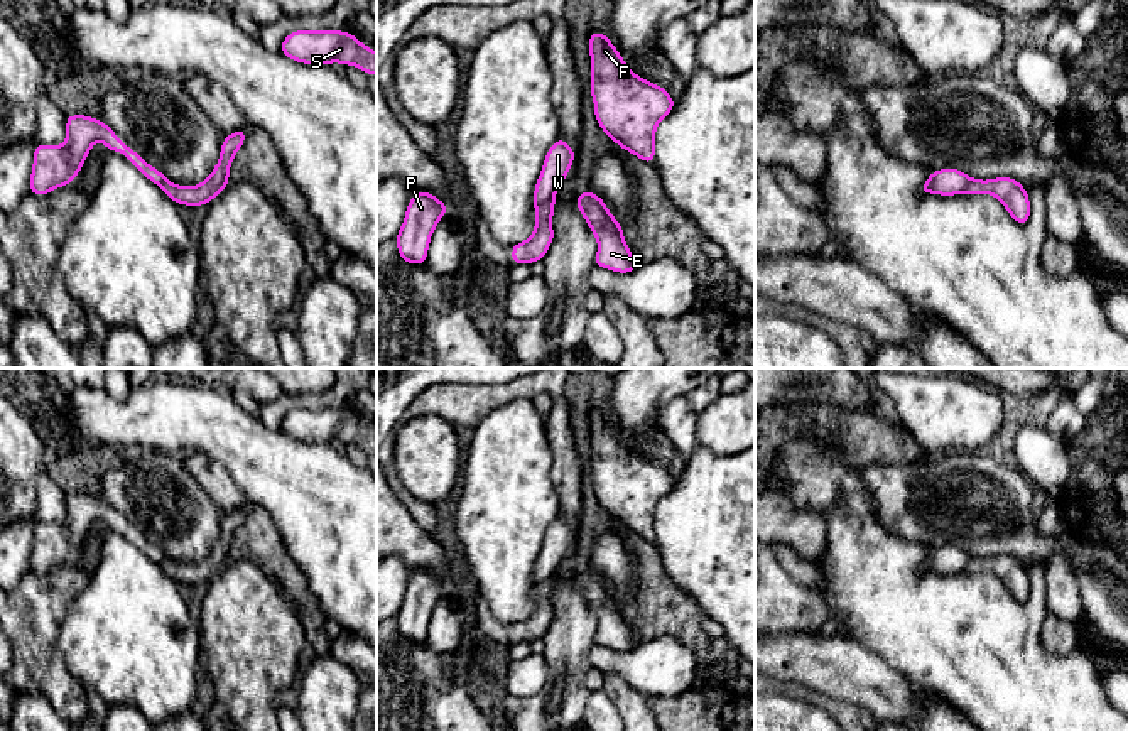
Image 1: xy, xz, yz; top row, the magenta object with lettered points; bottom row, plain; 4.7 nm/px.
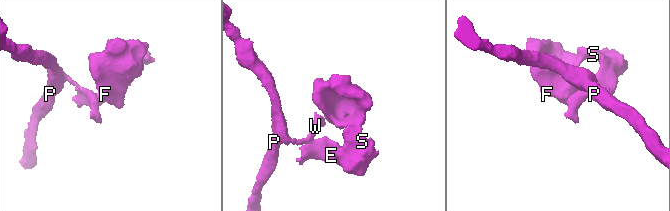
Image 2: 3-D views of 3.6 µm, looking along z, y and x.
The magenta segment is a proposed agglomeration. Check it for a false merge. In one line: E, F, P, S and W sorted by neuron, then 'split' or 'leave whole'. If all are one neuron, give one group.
groups E F S / P W; split

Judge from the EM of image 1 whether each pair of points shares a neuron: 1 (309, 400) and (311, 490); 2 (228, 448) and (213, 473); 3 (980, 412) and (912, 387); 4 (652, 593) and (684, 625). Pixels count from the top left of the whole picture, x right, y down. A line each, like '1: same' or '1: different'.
1: different
2: different
3: same
4: same

